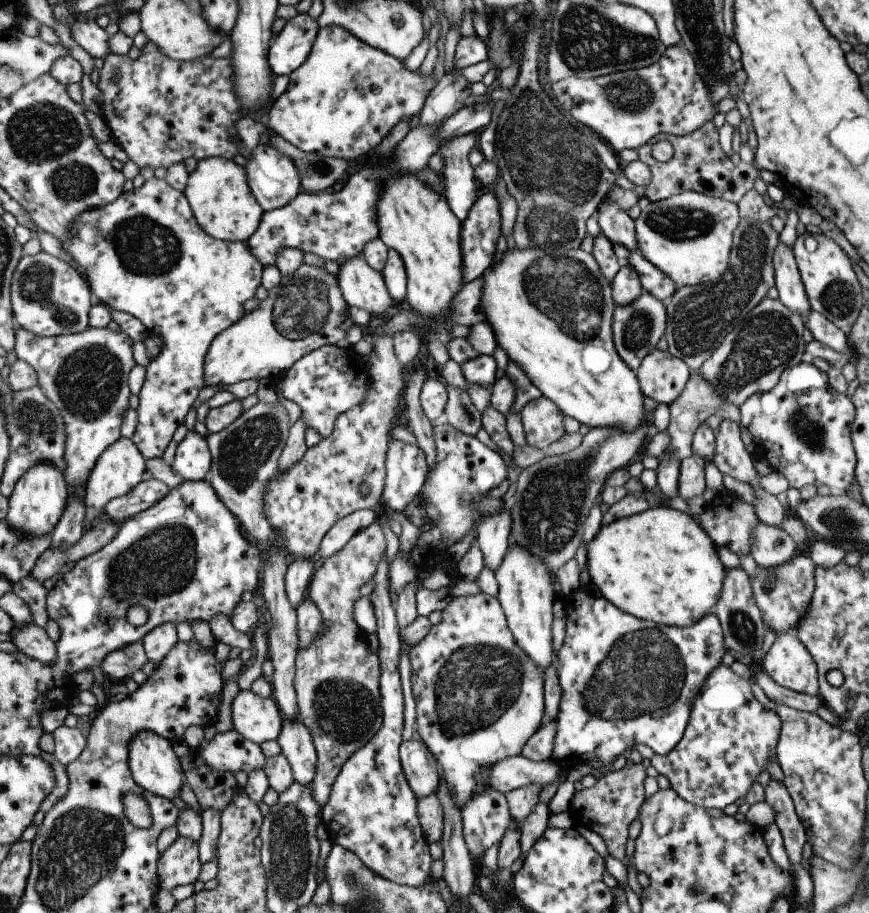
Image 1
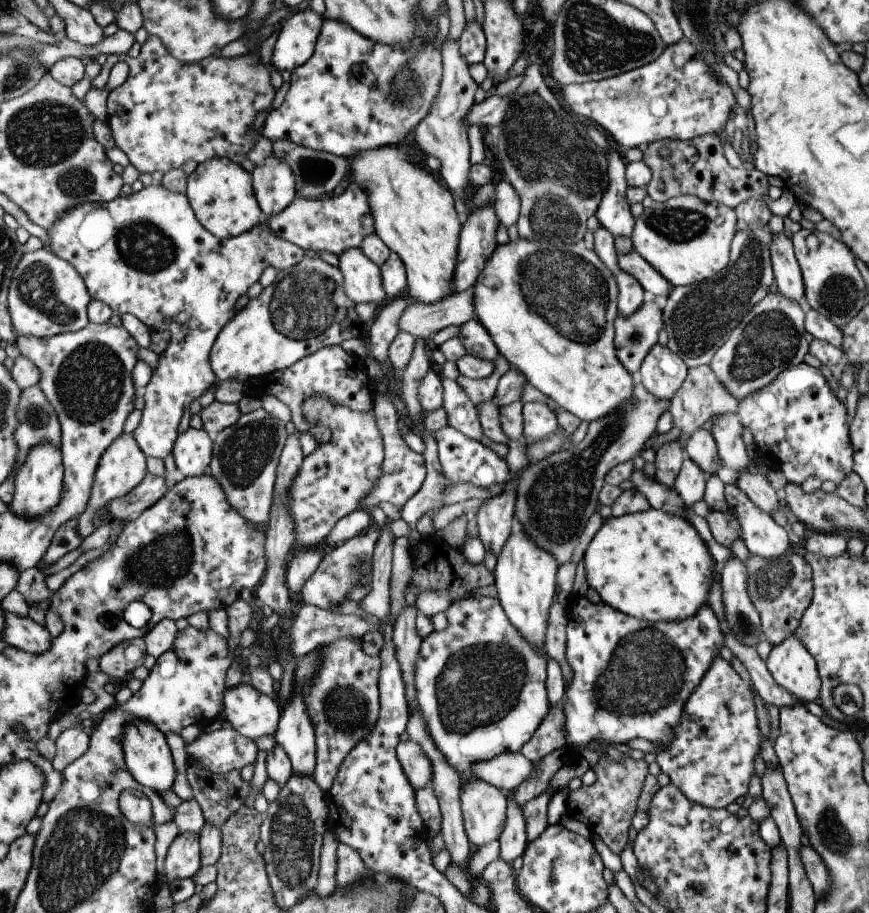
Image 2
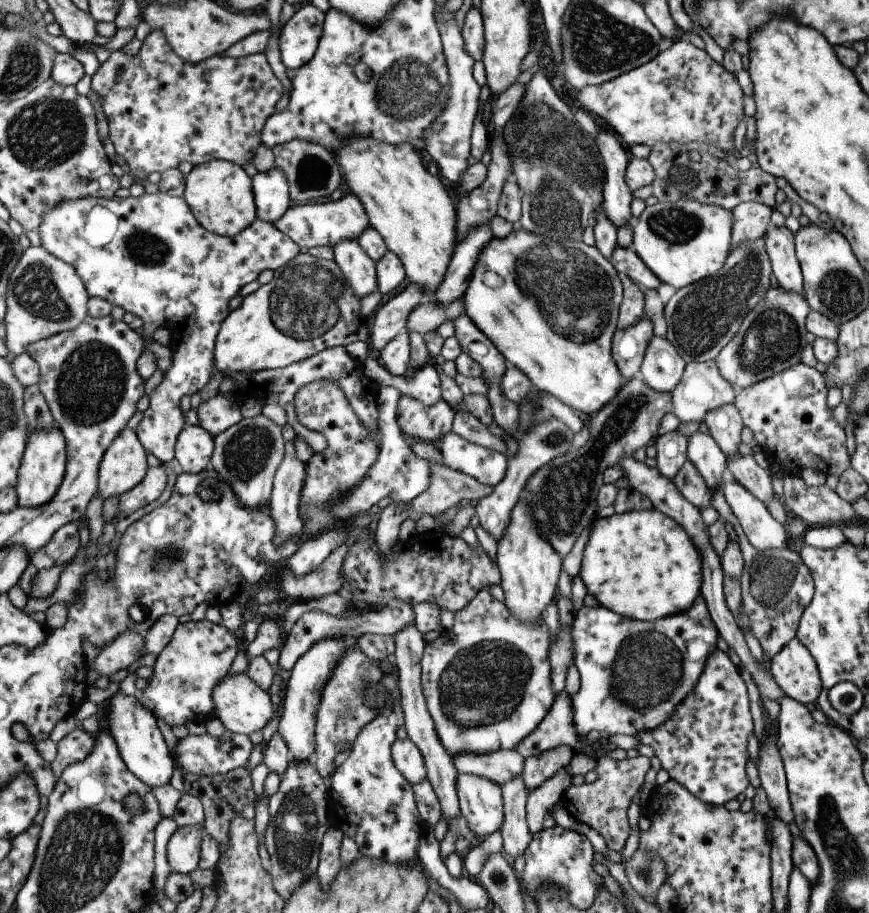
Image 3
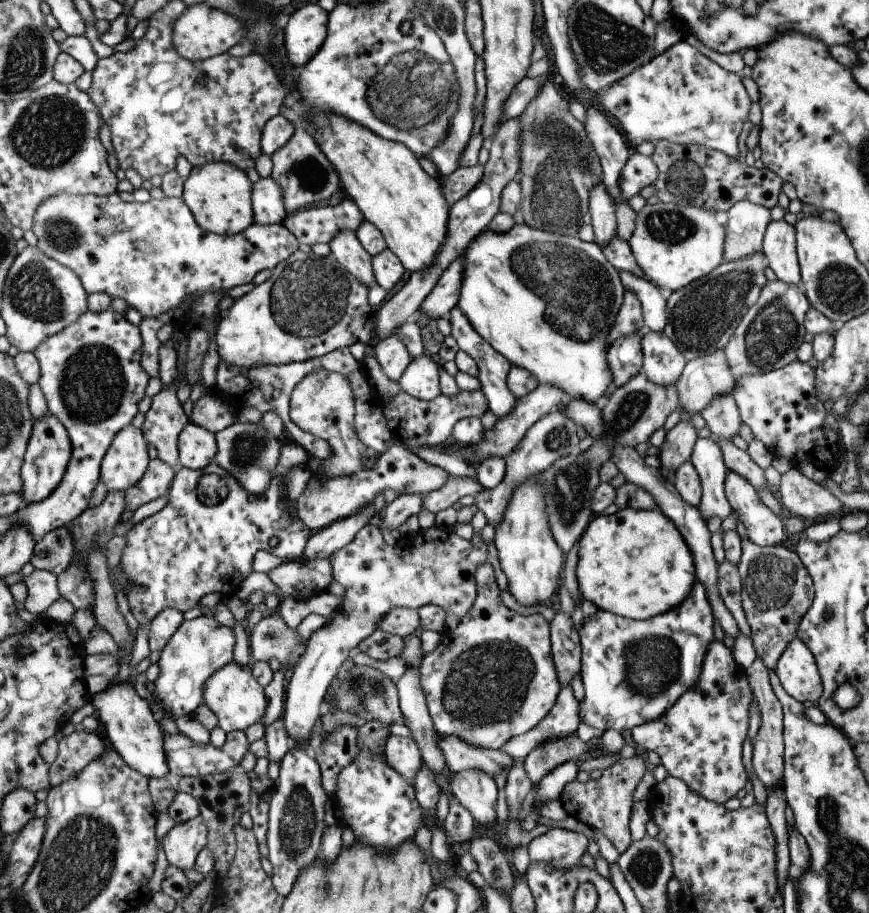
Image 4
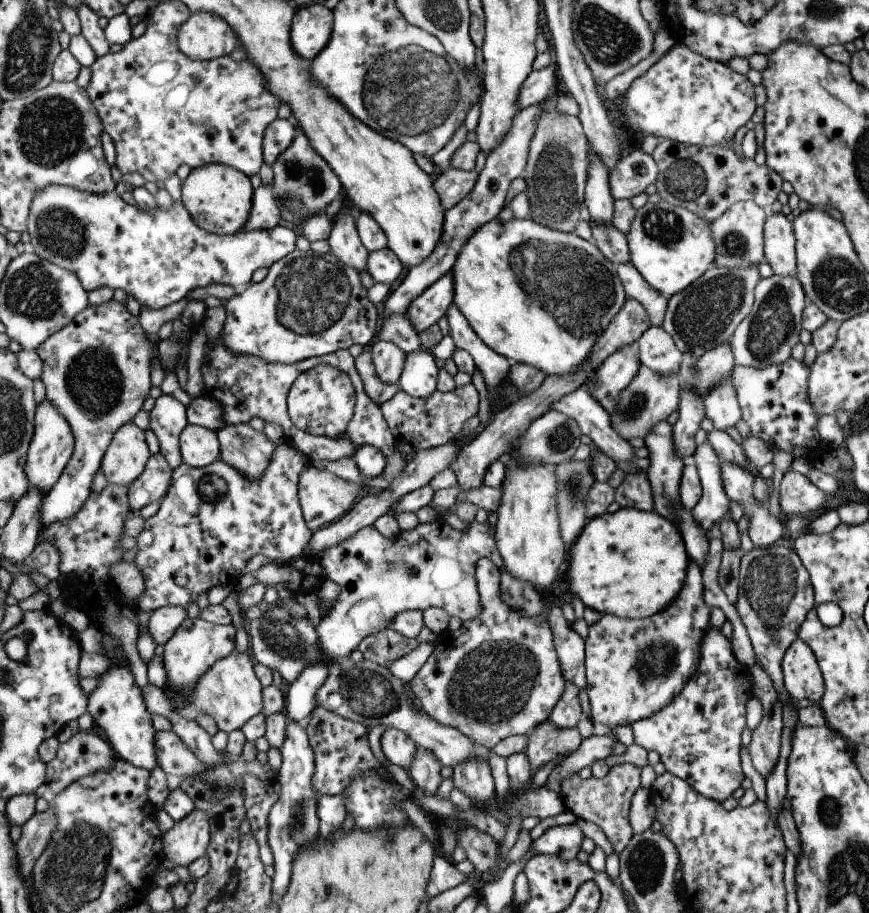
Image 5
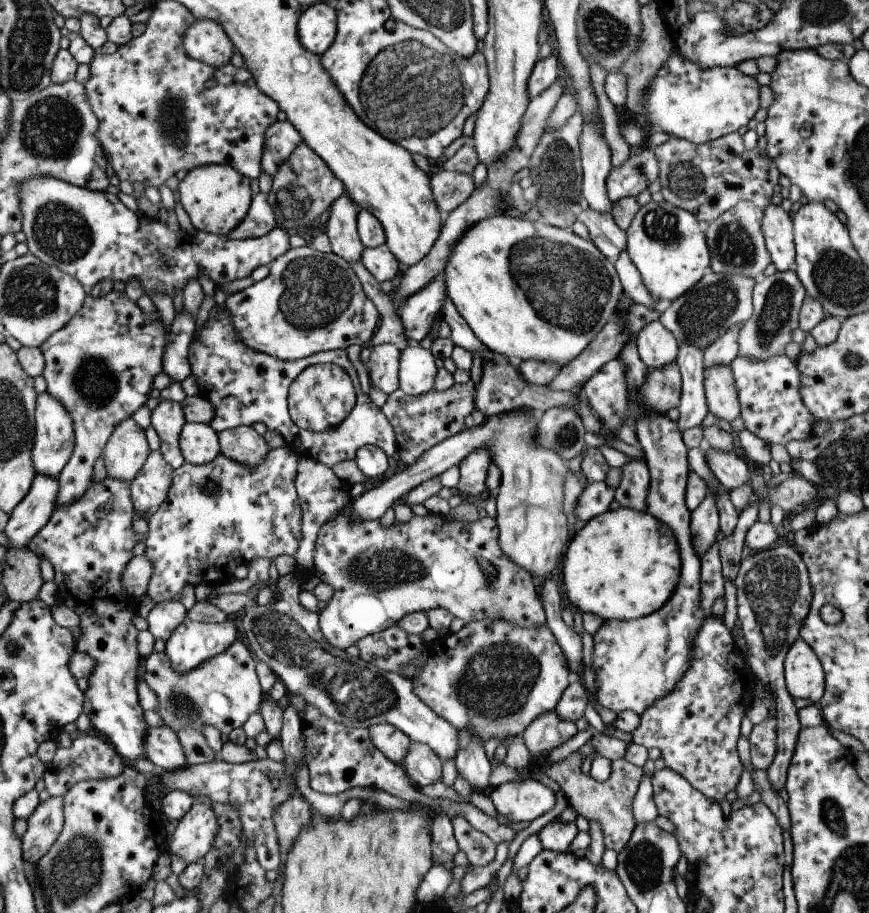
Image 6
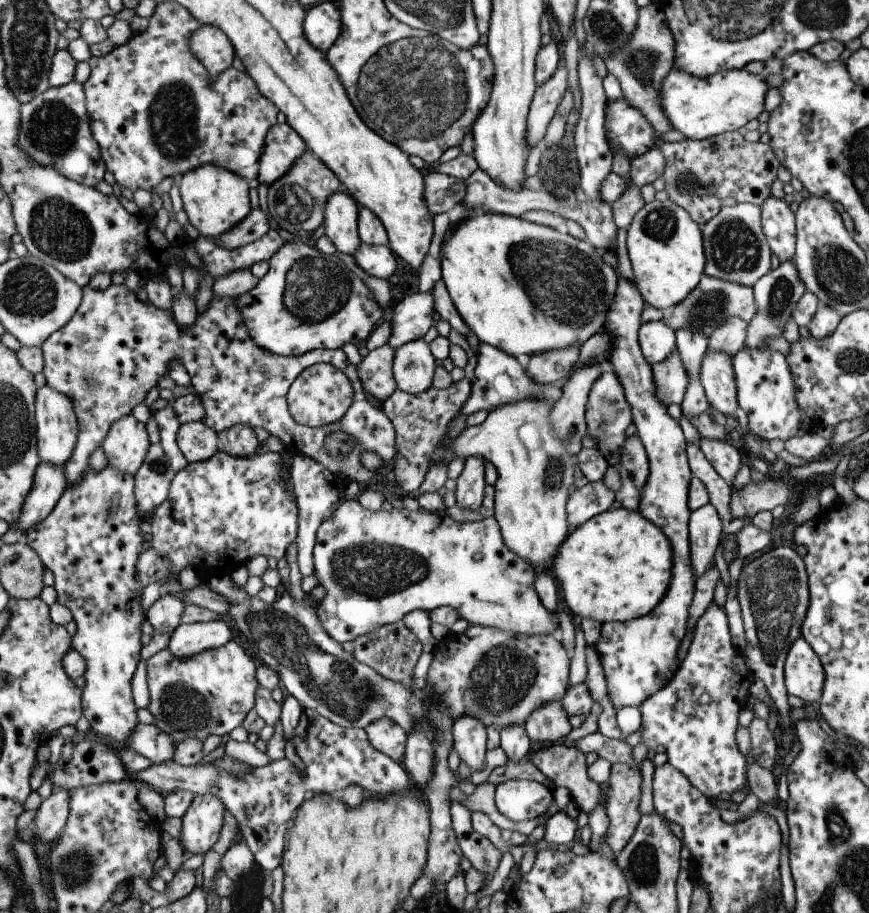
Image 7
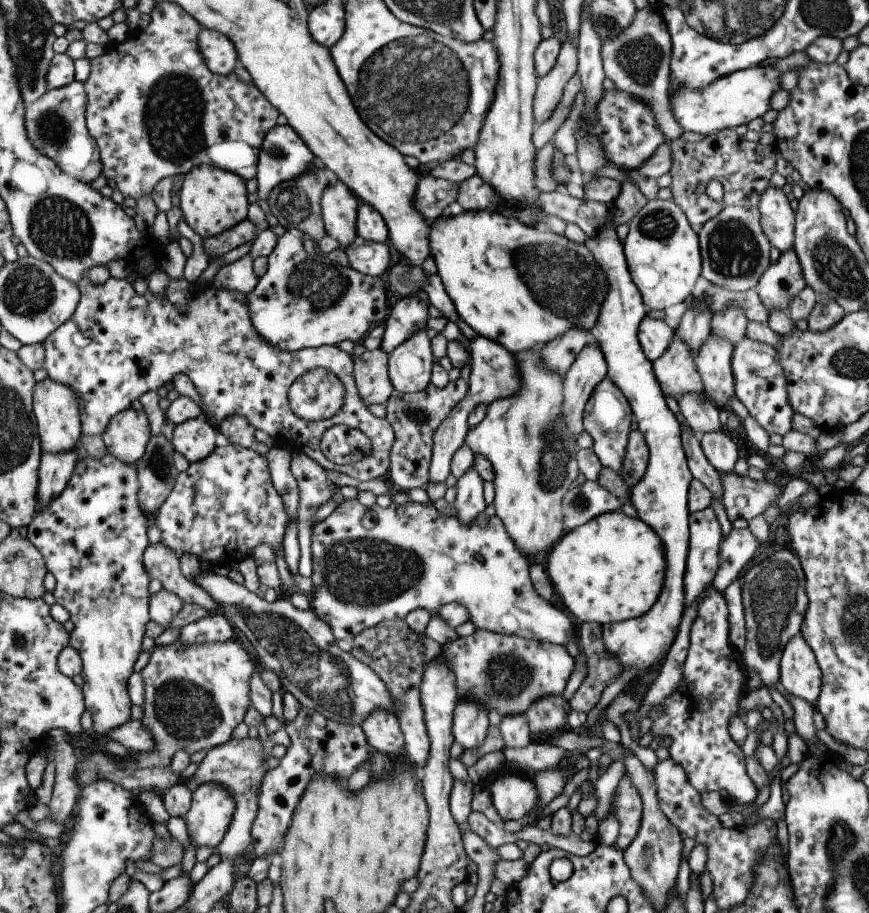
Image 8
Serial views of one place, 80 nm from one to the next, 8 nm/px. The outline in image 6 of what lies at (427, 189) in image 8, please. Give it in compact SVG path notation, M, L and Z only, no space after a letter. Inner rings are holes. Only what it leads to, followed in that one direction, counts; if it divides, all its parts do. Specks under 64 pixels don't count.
M441 170L429 177L433 202L439 212L451 212L462 204L476 188L469 174Z

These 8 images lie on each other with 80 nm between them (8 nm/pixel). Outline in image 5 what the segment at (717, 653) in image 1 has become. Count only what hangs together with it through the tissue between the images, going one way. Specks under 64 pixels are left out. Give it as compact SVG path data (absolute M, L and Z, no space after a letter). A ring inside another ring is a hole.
M689 559L687 574L681 592L679 592L678 596L675 596L675 600L673 600L667 608L663 608L661 612L657 612L655 615L643 619L623 619L612 616L611 614L603 614L595 624L587 626L587 636L585 636L584 639L584 678L585 691L587 692L590 709L589 722L592 726L600 731L601 729L612 729L615 726L631 725L639 720L648 718L651 714L661 710L661 708L665 708L667 704L671 703L671 700L674 700L677 694L681 692L681 688L687 684L687 680L691 680L691 676L695 676L695 672L697 672L697 667L699 666L699 644L700 640L703 640L703 636L707 634L707 630L710 629L710 616L710 607L705 606L703 603L703 582L700 570L697 568L697 564Z

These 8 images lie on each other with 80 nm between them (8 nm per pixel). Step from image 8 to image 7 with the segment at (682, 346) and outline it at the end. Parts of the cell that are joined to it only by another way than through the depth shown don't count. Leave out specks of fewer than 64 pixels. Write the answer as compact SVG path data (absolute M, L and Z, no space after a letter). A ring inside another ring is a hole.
M676 349L665 360L650 367L657 400L666 407L668 404L680 405L688 385L688 376Z

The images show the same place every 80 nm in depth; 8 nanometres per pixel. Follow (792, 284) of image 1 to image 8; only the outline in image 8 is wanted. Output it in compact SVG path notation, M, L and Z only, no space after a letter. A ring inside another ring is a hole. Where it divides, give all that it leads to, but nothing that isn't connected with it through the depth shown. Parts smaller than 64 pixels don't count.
M767 186L758 198L757 210L762 233L767 237L770 246L774 246L782 253L791 249L794 233L794 211L789 207L785 194L777 187Z

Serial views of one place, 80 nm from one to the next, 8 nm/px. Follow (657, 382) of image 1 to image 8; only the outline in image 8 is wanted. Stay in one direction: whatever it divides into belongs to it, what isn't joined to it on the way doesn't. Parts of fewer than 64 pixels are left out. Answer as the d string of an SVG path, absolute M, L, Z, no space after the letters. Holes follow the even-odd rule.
M645 315L637 329L637 340L647 360L658 359L673 338L674 330L664 321Z

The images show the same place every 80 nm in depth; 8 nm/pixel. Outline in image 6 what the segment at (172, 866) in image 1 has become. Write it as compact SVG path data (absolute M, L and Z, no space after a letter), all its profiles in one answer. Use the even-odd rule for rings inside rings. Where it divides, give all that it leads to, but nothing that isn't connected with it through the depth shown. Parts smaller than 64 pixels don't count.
M196 802L191 811L178 822L173 833L167 840L167 852L171 855L181 856L188 865L205 859L207 854L214 848L215 838L219 835L219 820L213 812L213 806L205 802Z

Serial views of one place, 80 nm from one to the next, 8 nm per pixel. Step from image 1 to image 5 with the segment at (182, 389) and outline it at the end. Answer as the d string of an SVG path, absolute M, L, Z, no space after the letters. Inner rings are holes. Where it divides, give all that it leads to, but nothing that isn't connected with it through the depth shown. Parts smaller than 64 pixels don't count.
M57 184L35 196L35 202L31 204L28 233L31 236L29 249L44 260L77 273L89 293L99 288L121 289L127 296L135 298L141 307L153 310L180 302L199 287L247 284L260 267L268 270L290 255L295 250L297 236L297 231L284 223L263 231L235 235L209 233L197 225L183 202L175 202L169 209L155 205L143 210L137 205L127 204L117 192L95 194ZM161 395L150 412L149 429L160 445L160 453L165 456L175 470L184 464L182 458L181 437L189 427L185 404L173 396Z

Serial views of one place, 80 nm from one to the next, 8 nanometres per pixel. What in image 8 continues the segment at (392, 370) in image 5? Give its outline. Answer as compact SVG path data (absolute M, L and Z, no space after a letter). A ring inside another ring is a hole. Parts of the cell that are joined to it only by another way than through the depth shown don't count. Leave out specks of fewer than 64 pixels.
M379 349L352 357L352 377L357 396L366 407L384 404L393 392L386 367L387 359L388 354Z

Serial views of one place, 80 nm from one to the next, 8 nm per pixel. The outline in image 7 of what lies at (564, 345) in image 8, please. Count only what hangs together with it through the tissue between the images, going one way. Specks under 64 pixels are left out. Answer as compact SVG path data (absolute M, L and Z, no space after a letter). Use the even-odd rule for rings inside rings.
M575 345L531 355L525 372L535 383L561 384L577 362L579 351L580 346Z

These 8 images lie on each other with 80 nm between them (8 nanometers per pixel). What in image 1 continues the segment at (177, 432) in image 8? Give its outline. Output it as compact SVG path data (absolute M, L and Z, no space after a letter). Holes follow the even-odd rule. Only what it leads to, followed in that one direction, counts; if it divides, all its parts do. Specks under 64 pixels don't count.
M188 431L176 448L172 467L185 481L202 481L209 478L212 452L208 436Z

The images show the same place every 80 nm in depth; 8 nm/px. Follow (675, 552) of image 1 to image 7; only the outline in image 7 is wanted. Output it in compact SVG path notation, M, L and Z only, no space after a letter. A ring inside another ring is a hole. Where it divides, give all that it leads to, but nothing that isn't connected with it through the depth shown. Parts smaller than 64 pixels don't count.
M620 507L592 516L586 523L569 531L554 554L549 571L559 584L563 600L575 616L596 620L625 622L658 609L671 576L671 547L666 536L638 512Z

